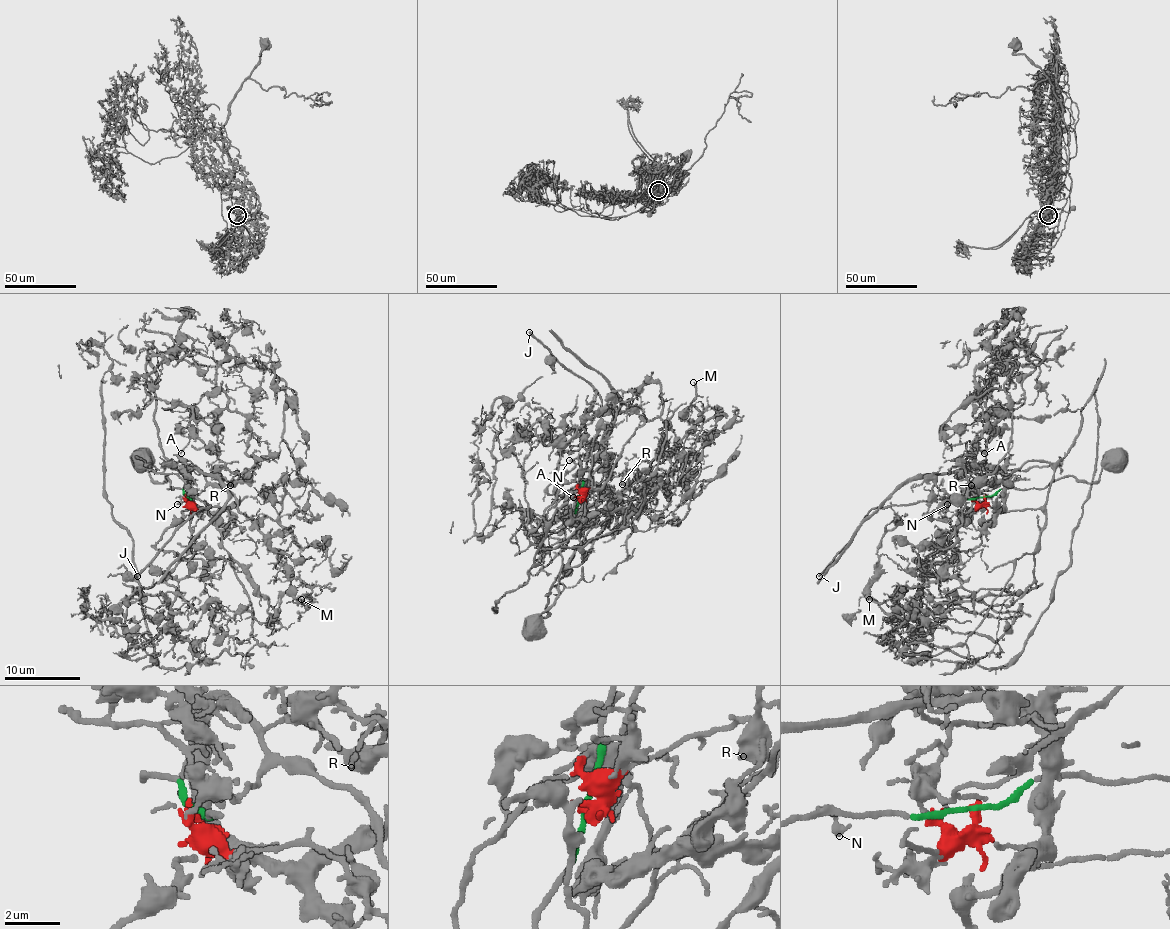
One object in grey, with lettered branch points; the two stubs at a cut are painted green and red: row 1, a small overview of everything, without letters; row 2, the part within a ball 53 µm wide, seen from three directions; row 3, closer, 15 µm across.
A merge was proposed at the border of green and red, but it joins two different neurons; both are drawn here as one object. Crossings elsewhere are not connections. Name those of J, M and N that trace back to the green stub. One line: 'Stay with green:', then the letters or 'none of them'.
Stay with green: J, N

